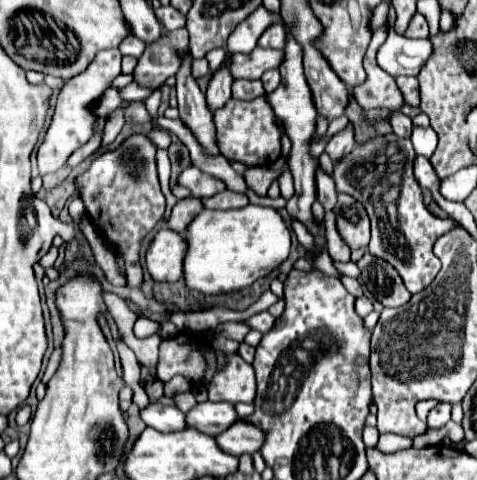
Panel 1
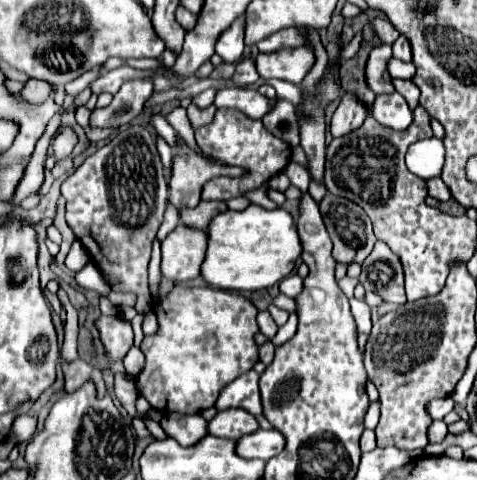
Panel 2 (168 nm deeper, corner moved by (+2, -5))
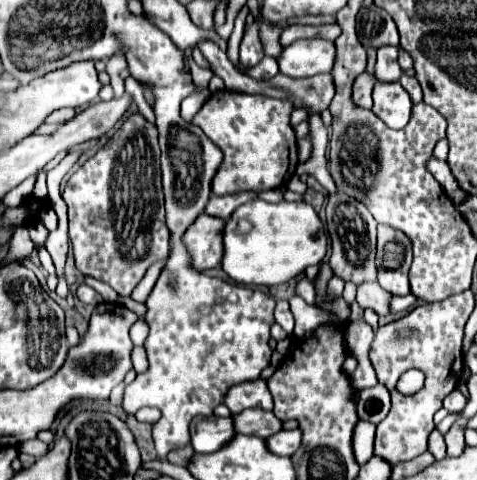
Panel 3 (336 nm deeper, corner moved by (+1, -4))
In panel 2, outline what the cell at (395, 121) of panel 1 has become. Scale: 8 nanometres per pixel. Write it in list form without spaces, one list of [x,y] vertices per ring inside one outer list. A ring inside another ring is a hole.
[[[398,92],[386,94],[386,96],[376,96],[372,104],[372,116],[394,130],[406,130],[412,122],[412,110],[408,108],[404,96]]]

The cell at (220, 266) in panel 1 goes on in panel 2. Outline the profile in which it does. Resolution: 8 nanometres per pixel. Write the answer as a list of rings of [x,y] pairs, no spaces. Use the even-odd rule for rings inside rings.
[[[250,204],[244,210],[226,210],[218,214],[208,228],[208,252],[202,264],[204,280],[222,290],[252,292],[270,288],[286,278],[296,260],[302,256],[302,242],[298,238],[296,222],[284,208],[266,210]]]

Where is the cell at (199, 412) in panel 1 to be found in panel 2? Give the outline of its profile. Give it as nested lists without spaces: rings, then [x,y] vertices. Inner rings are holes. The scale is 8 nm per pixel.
[[[242,408],[222,410],[208,422],[208,432],[212,436],[230,438],[230,440],[240,440],[242,436],[248,436],[250,432],[256,432],[258,428],[260,428],[258,420]]]

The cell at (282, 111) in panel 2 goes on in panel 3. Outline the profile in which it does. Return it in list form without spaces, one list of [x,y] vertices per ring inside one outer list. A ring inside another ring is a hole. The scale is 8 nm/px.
[[[244,5],[235,19],[234,29],[228,40],[228,48],[226,52],[229,60],[234,64],[235,68],[241,73],[242,71],[238,68],[237,63],[239,62],[239,46],[244,34],[245,21],[248,13],[248,6]]]

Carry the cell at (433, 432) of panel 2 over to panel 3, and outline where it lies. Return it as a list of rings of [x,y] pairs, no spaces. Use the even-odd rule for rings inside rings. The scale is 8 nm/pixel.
[[[437,429],[429,435],[429,451],[435,455],[435,459],[445,457],[445,441],[443,441],[443,435]]]

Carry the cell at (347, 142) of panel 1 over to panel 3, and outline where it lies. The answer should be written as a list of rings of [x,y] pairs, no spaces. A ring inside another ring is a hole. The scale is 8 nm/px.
[[[361,73],[355,83],[353,83],[353,103],[361,109],[371,109],[373,107],[373,99],[371,99],[371,89],[375,85],[375,77],[373,75],[367,75],[367,73]]]

